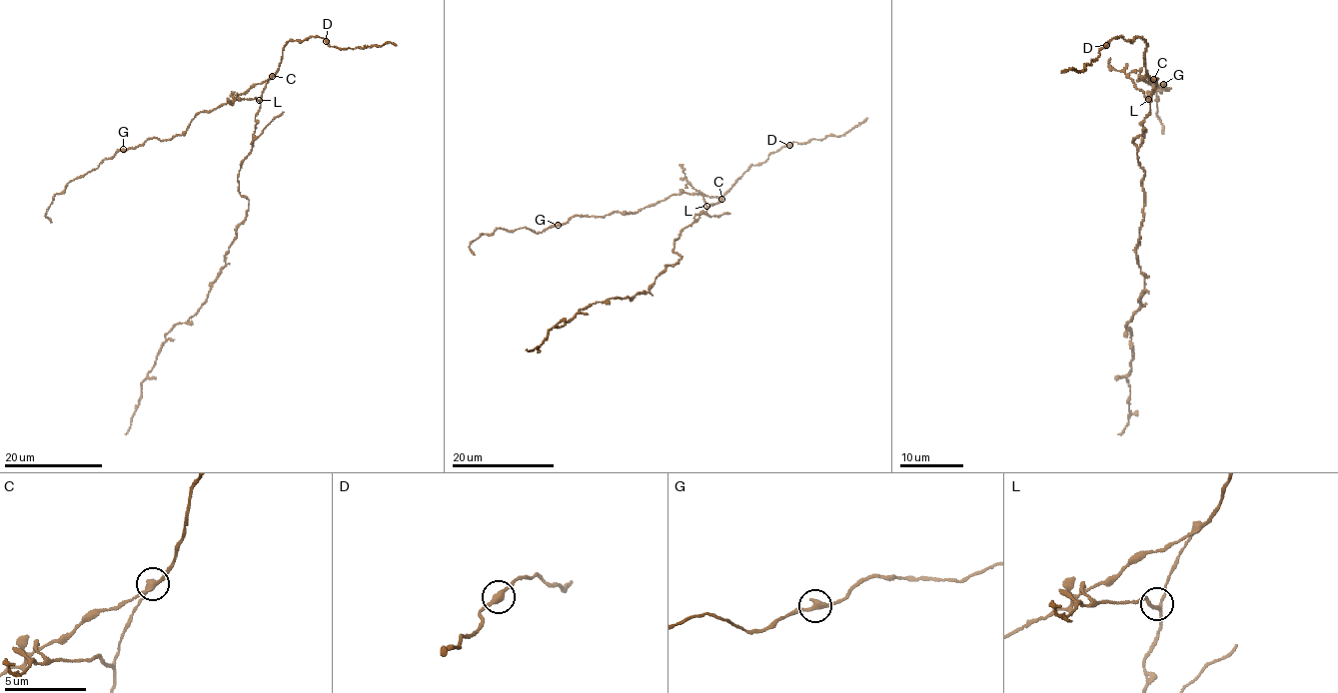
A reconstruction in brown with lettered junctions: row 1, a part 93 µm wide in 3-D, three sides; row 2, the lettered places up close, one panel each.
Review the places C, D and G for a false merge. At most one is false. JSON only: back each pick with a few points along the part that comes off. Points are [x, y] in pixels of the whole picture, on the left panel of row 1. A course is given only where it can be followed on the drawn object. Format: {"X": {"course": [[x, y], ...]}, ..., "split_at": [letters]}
{"C": {"course": [[272, 76], [237, 175], [246, 219], [205, 303], [166, 335], [126, 434]]}, "split_at": ["C"]}

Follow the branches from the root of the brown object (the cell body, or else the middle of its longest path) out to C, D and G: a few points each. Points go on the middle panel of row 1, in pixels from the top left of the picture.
C: (695, 222), (700, 212), (704, 213), (709, 204), (722, 199)
D: (695, 222), (700, 212), (704, 213), (709, 204), (719, 202), (752, 165), (758, 166), (771, 154), (789, 145)
G: (695, 222), (700, 212), (704, 213), (719, 198), (682, 192), (635, 214), (577, 215), (558, 225)

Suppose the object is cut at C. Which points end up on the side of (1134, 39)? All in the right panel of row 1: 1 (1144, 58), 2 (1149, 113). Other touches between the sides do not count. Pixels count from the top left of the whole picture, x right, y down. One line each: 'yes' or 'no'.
1: yes
2: no

